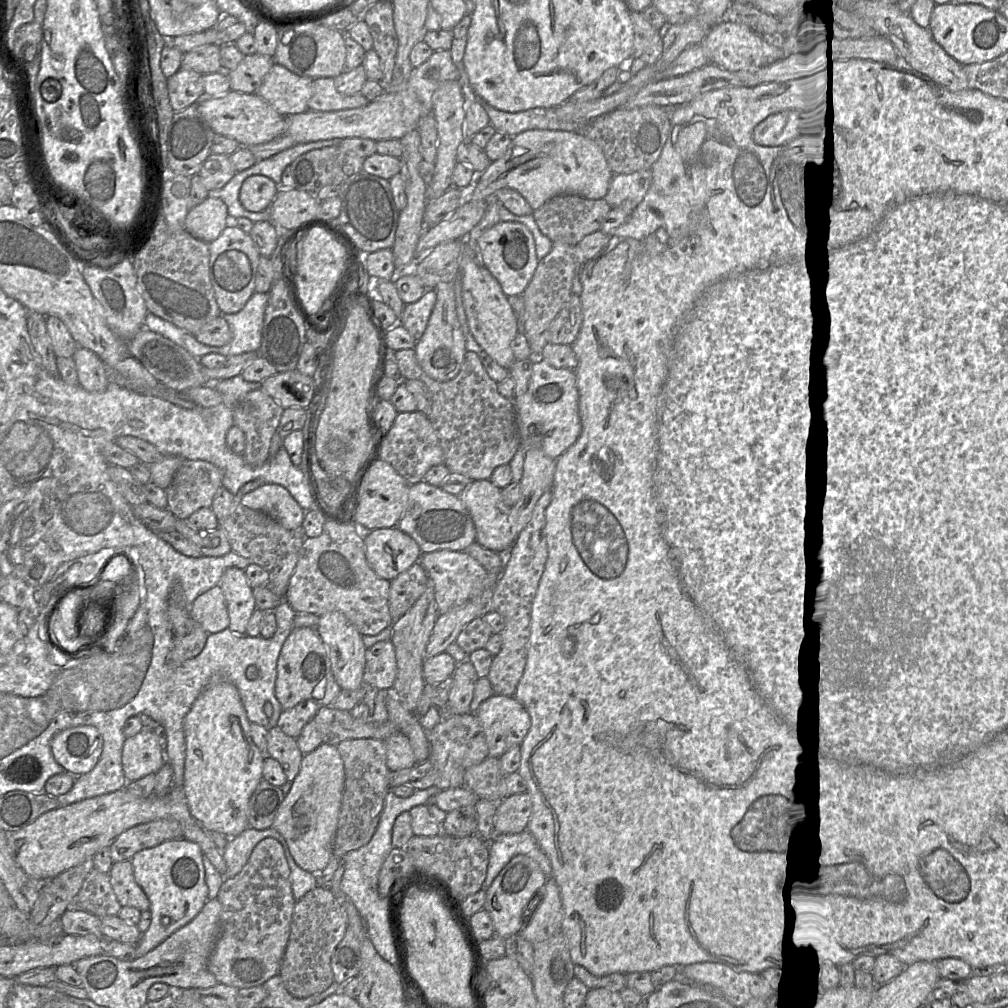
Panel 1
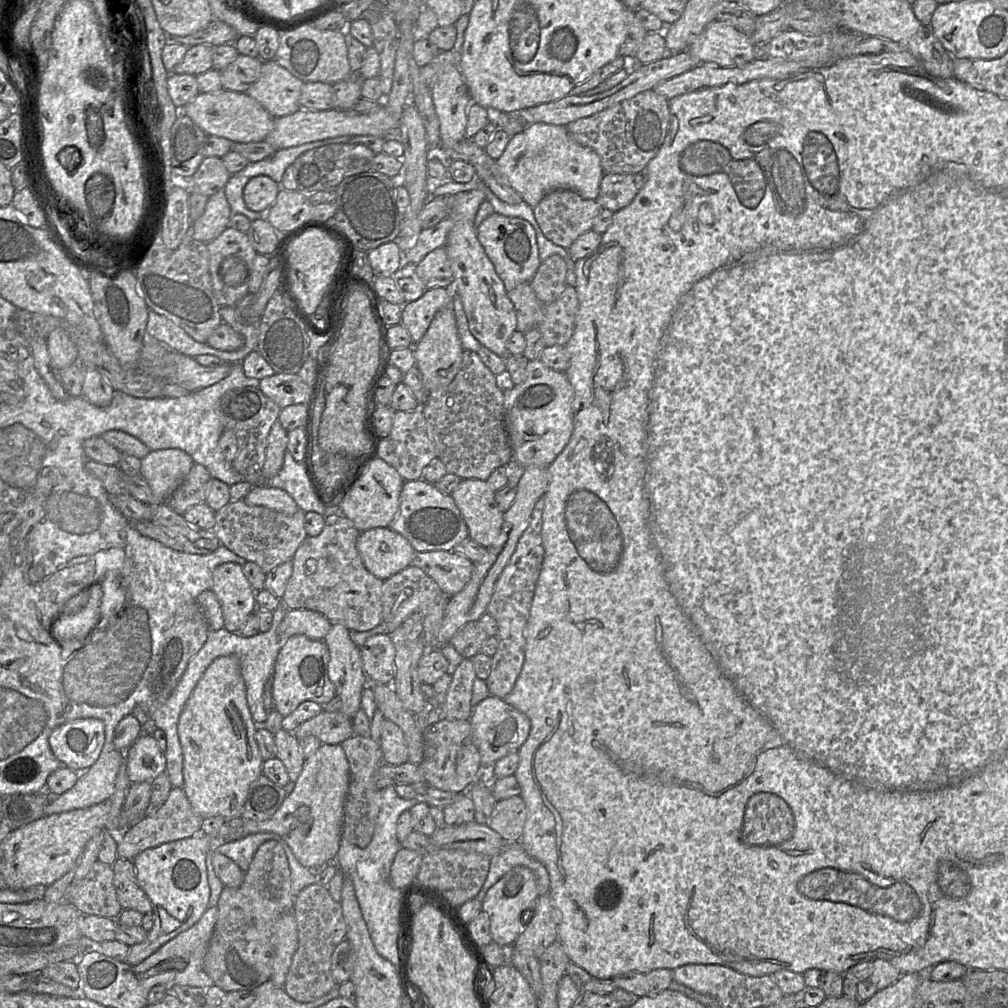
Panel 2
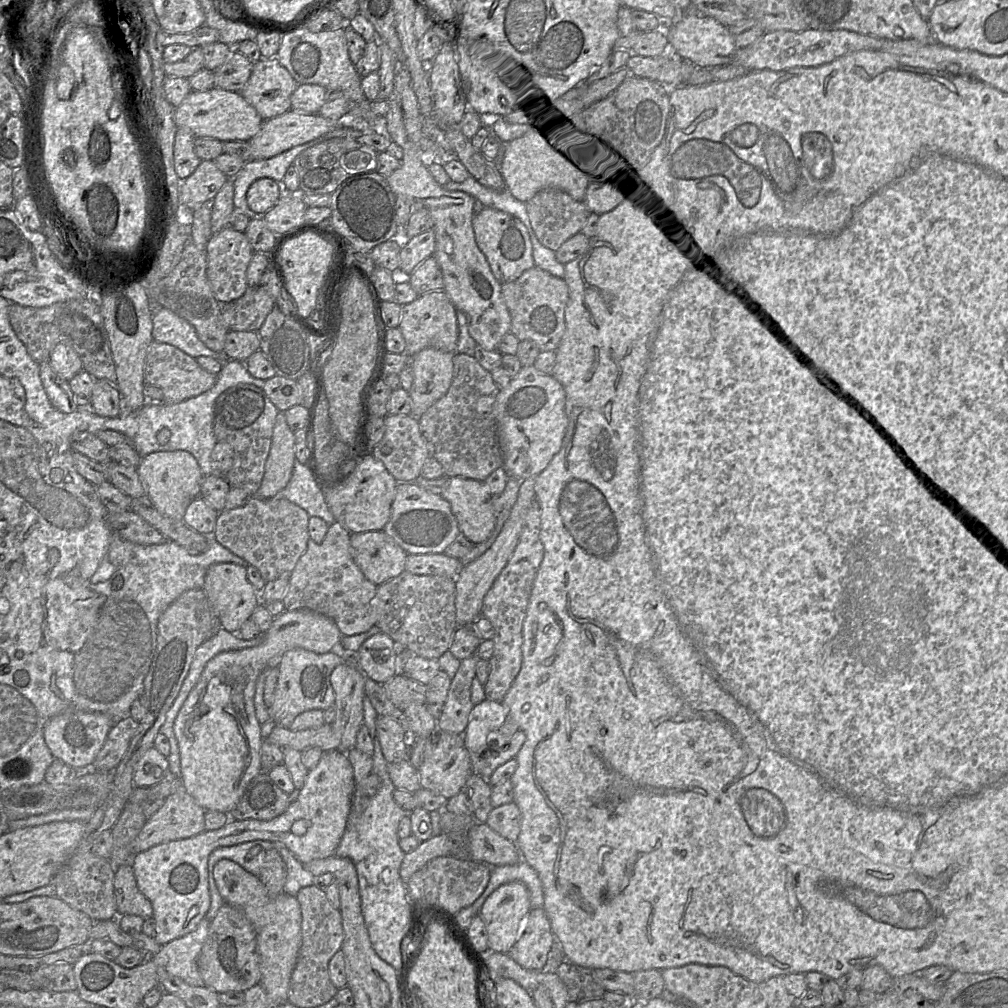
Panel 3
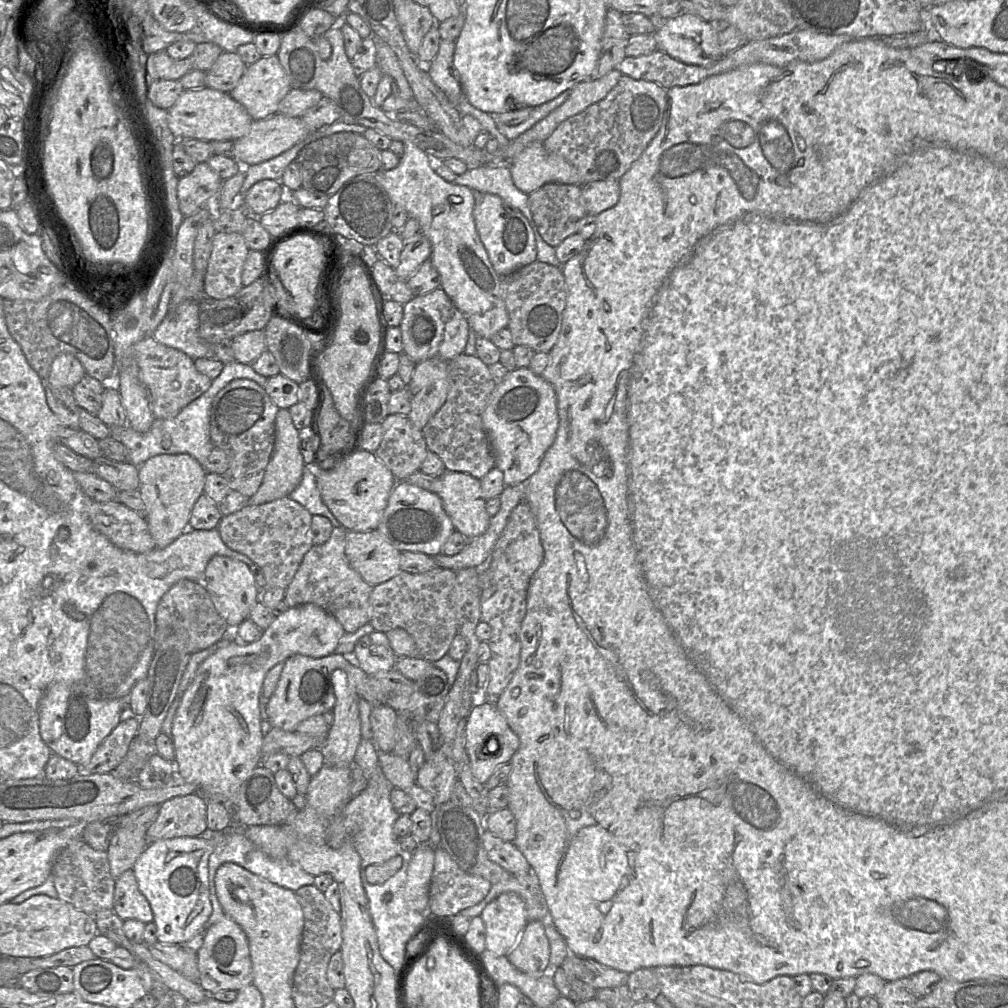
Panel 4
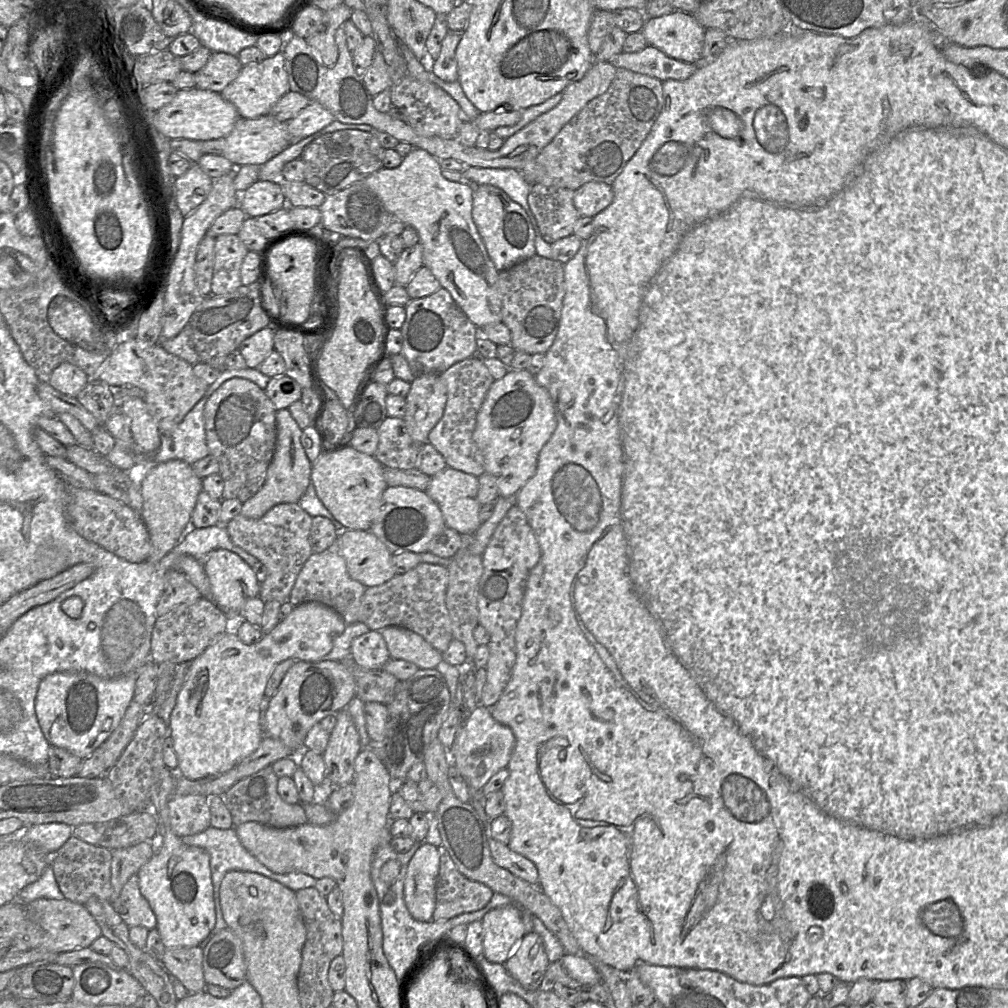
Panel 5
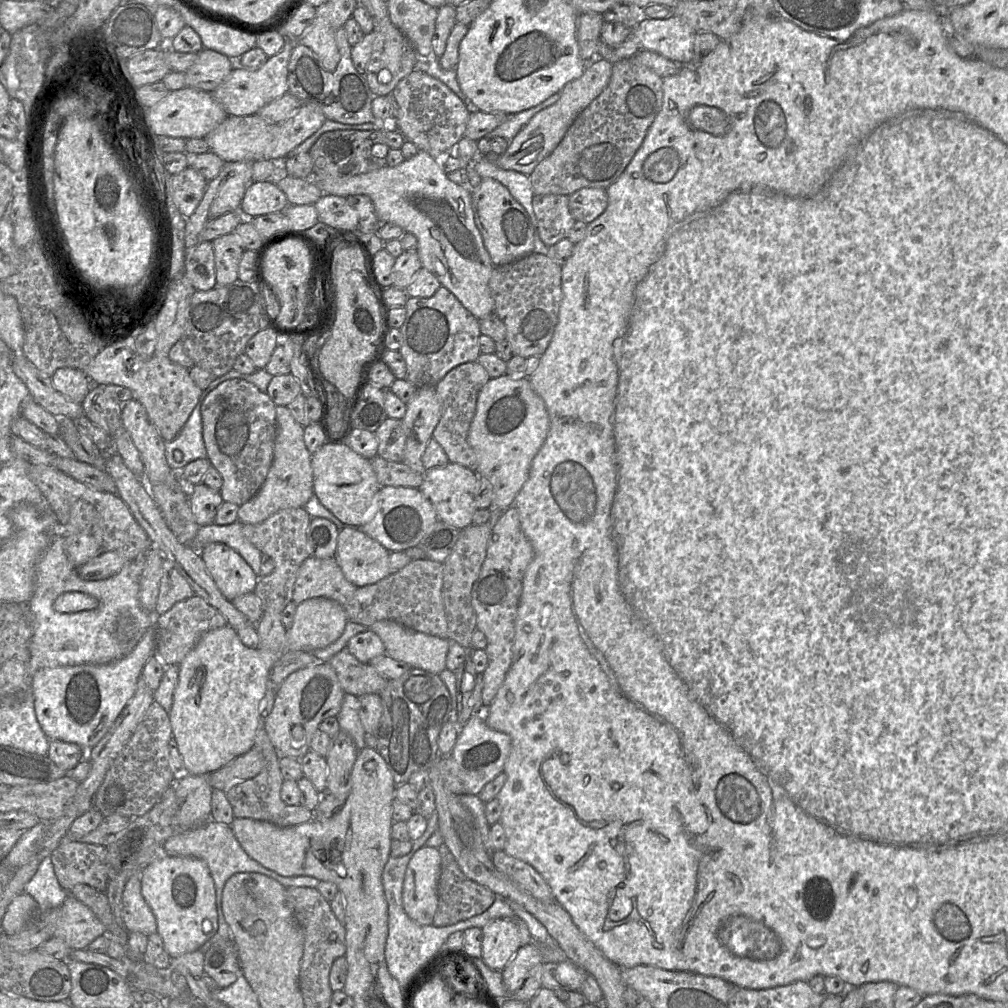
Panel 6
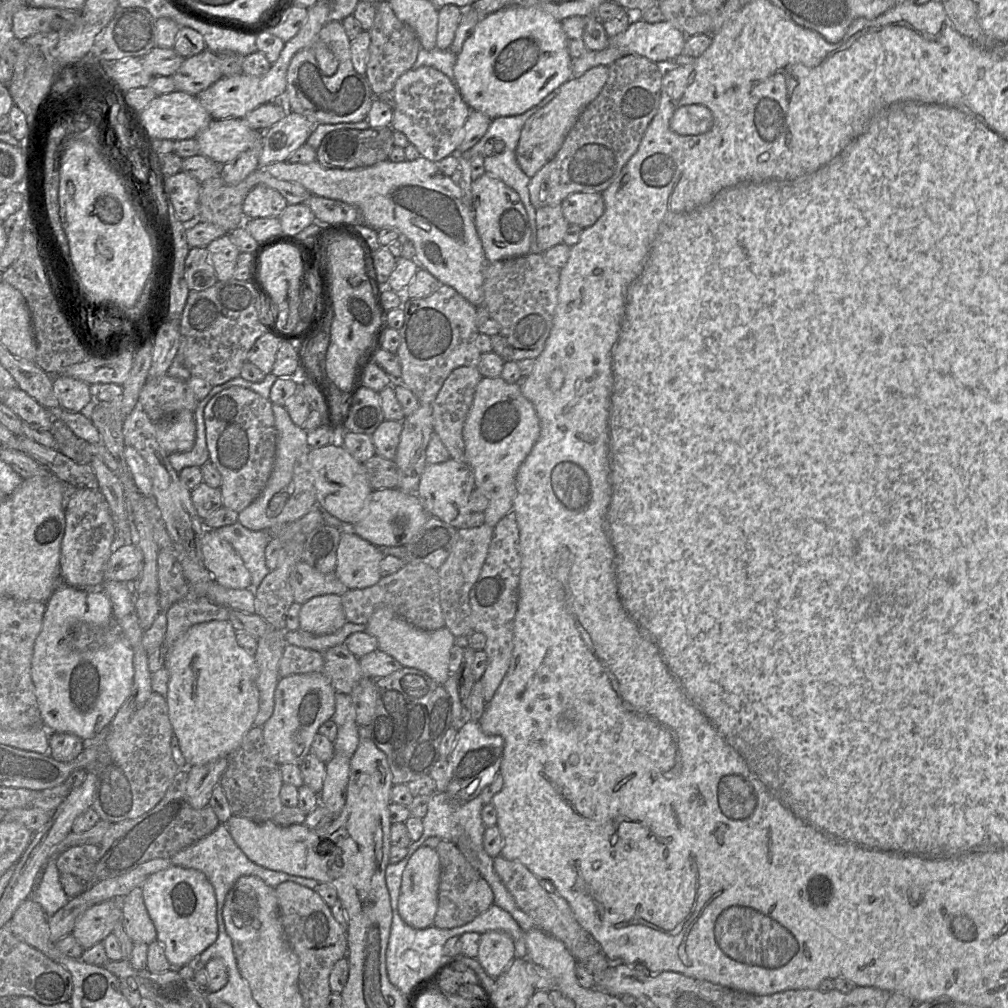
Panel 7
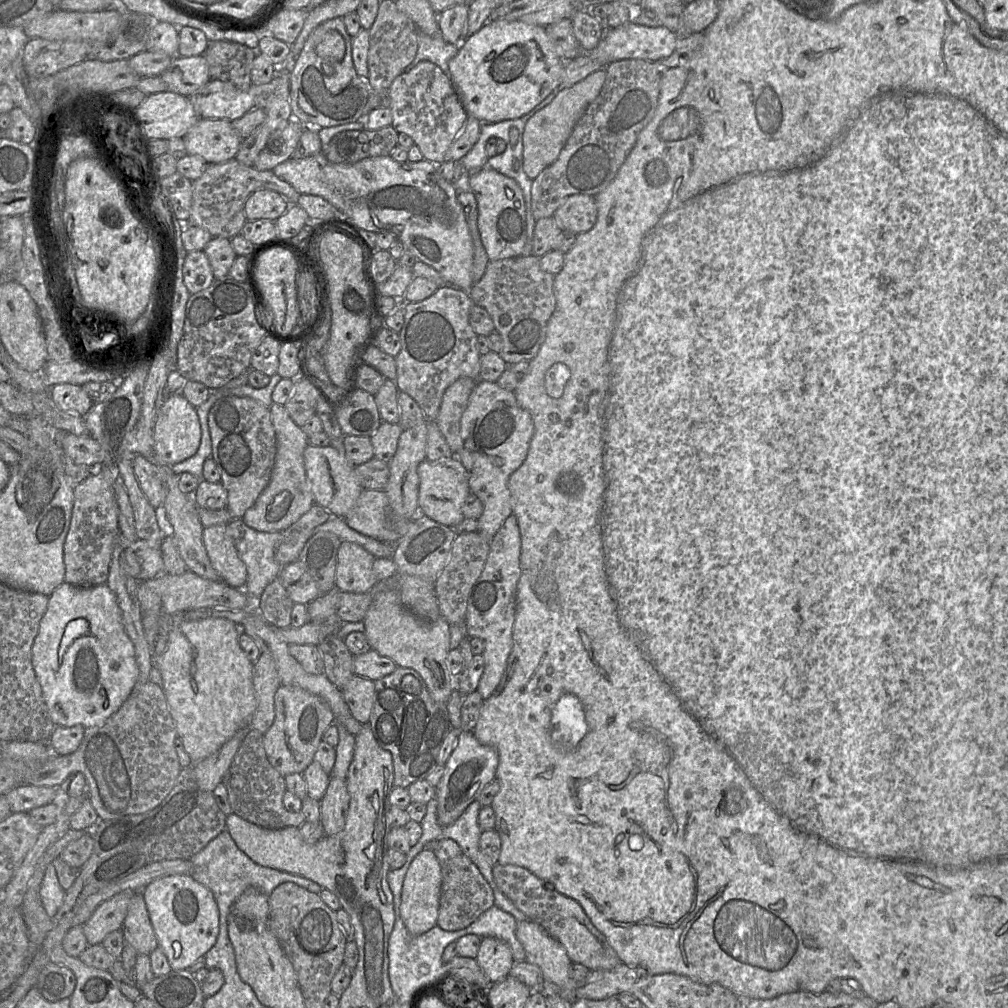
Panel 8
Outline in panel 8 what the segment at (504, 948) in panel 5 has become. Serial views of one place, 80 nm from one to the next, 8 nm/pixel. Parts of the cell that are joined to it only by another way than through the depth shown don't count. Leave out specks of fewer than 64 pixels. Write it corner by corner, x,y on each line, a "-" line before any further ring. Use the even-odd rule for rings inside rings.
496,937
482,938
476,961
491,983
508,977
514,964
511,948

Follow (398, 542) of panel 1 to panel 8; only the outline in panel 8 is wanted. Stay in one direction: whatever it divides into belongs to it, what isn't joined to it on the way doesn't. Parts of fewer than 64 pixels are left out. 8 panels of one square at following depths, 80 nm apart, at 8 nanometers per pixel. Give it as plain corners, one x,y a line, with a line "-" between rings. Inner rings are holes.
343,541
337,554
335,588
340,592
365,593
376,583
373,564
376,557
362,546

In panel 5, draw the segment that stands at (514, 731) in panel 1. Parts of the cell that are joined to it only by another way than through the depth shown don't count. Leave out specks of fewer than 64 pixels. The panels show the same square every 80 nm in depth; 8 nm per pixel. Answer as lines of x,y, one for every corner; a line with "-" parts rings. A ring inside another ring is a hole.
479,705
470,715
462,733
456,732
449,756
468,785
473,790
482,790
493,775
507,768
514,745
515,736
512,730
498,723
492,717
490,708

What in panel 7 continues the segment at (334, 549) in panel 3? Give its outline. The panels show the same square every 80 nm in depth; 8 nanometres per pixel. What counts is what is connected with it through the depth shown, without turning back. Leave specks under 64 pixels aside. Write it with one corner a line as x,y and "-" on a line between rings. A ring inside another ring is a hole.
300,561
293,568
290,585
294,602
298,604
304,604
313,597
325,594
342,596
348,591
335,572
321,573
304,561

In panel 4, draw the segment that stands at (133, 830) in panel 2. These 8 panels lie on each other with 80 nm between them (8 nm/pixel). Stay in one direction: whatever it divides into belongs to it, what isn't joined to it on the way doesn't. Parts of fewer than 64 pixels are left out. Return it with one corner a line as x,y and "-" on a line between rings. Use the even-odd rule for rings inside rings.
201,794
177,796
159,805
156,819
146,831
146,839
150,842
178,838
197,837
207,829
207,802

